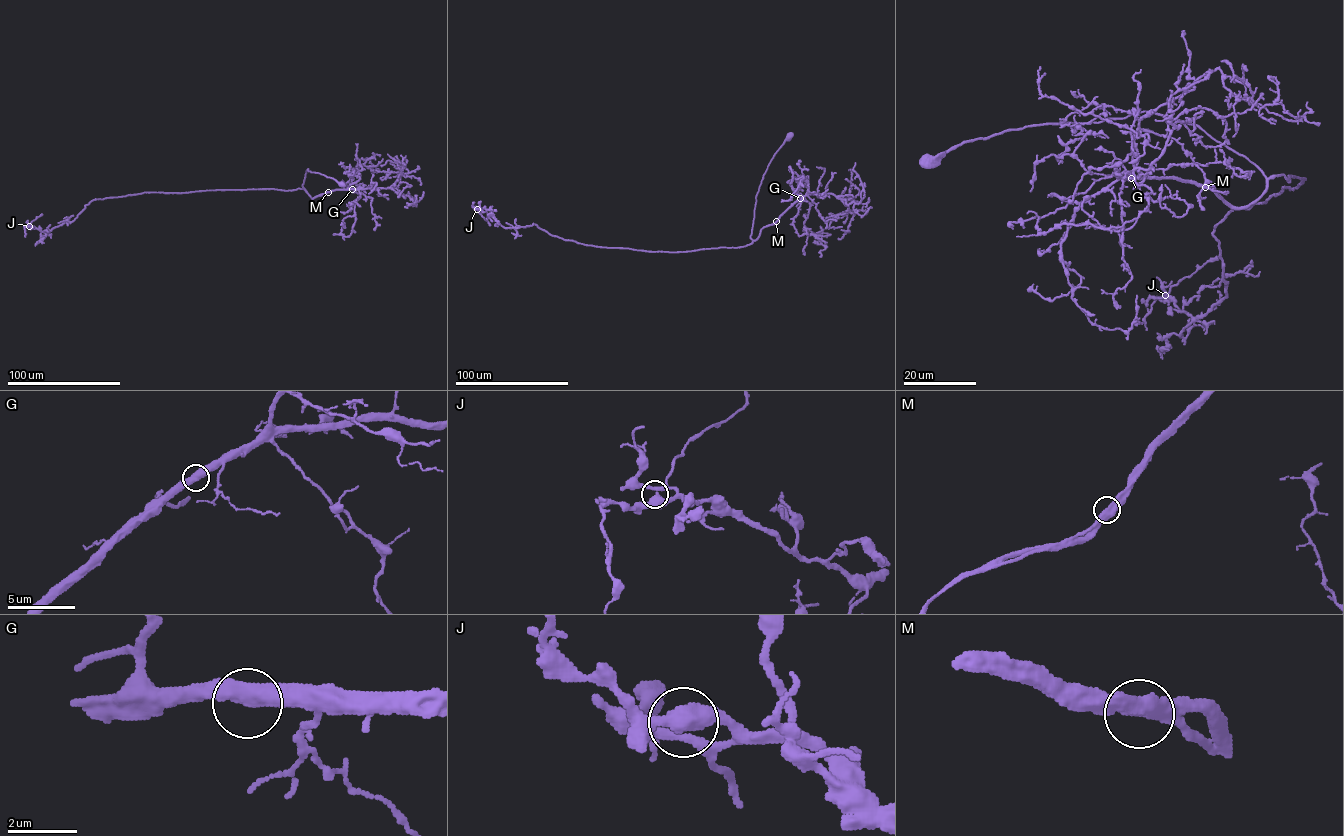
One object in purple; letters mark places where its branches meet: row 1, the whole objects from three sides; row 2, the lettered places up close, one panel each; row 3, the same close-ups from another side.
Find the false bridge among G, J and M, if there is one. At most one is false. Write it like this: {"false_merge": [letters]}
{"false_merge": []}

